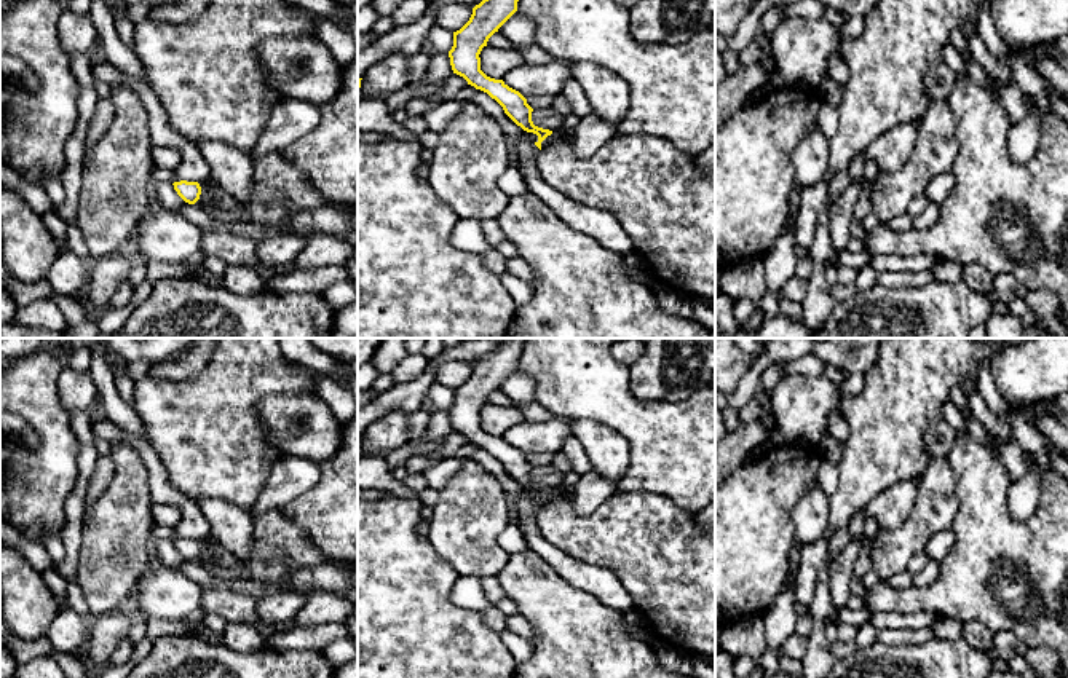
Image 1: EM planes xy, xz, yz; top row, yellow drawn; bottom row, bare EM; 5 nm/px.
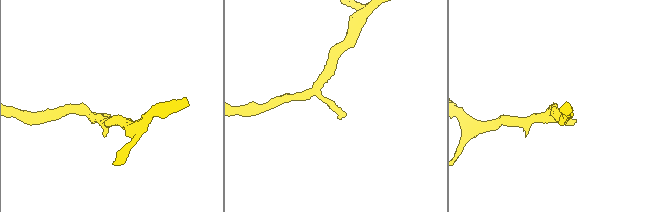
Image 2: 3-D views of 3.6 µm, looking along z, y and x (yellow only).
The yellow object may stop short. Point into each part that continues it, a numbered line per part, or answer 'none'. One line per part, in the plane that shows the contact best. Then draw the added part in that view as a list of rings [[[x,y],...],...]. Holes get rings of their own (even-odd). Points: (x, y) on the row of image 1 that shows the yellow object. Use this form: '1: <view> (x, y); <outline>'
none

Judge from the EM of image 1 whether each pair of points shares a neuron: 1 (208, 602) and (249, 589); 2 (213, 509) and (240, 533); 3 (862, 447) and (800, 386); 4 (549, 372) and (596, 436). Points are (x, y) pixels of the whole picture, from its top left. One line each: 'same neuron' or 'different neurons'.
1: different neurons
2: same neuron
3: different neurons
4: different neurons

